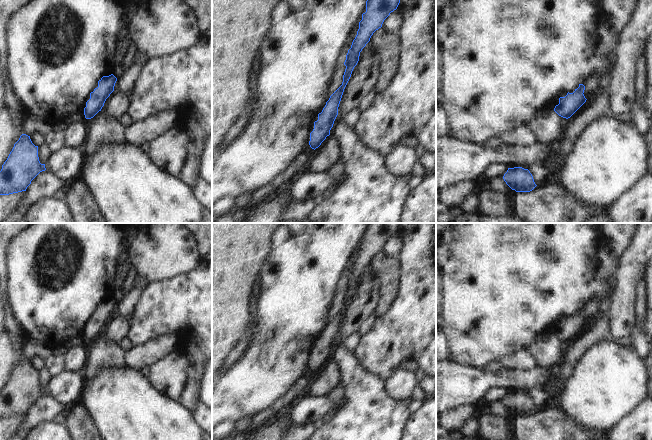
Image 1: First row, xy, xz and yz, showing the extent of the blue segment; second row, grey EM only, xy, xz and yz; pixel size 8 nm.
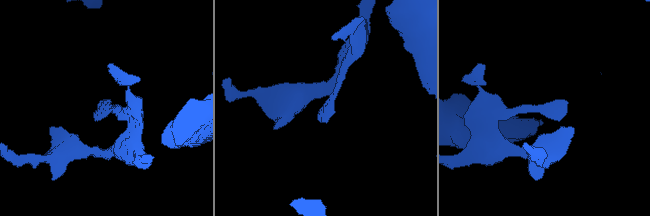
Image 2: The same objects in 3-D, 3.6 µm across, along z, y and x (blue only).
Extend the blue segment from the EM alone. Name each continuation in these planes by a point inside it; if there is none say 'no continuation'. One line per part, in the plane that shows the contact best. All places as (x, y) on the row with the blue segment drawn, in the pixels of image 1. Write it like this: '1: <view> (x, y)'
no continuation

